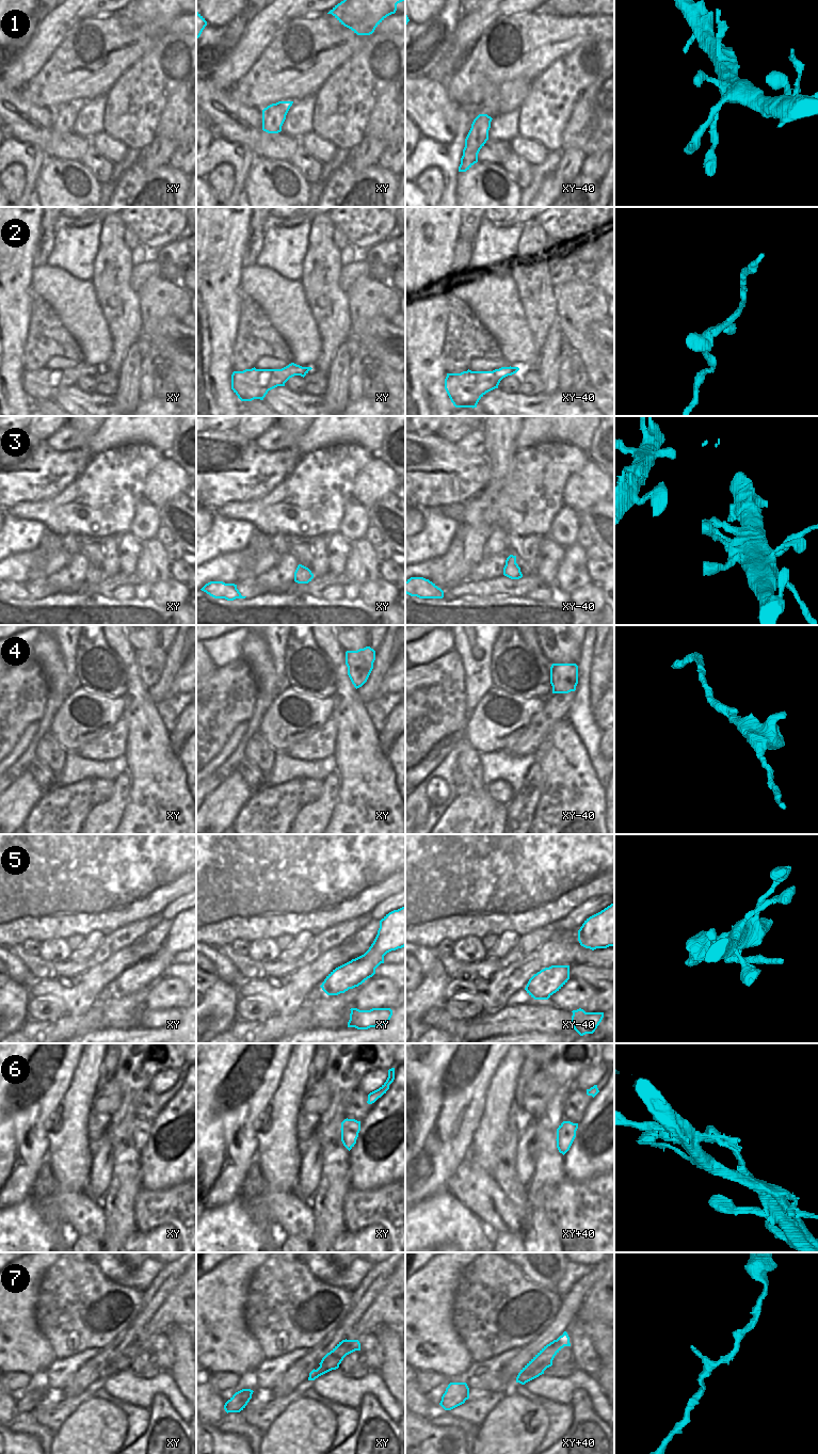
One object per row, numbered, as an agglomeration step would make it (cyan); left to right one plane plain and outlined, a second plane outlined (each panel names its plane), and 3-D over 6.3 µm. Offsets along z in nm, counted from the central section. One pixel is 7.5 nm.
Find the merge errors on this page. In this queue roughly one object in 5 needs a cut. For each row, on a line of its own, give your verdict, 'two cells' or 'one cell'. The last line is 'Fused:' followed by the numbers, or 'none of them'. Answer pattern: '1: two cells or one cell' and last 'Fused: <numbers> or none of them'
1: one cell
2: one cell
3: one cell
4: one cell
5: one cell
6: one cell
7: one cell
Fused: none of them

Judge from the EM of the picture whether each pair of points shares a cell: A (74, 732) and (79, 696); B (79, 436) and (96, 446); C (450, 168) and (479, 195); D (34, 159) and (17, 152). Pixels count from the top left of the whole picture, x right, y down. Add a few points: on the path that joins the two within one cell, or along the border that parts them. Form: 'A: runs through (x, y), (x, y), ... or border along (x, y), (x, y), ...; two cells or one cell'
A: runs through (74, 722), (74, 718), (68, 709), (70, 703); one cell
B: border along (91, 435), (84, 446); two cells
C: border along (459, 172), (455, 195); two cells
D: runs through (30, 157), (21, 153); one cell

